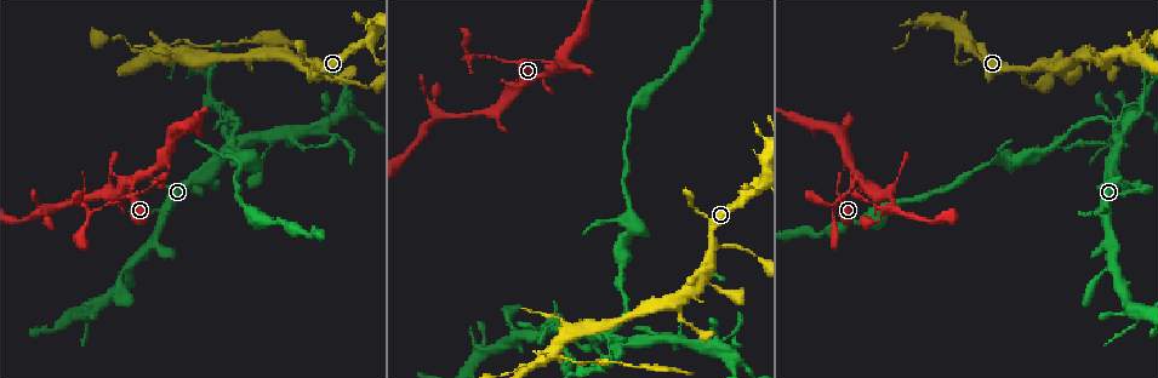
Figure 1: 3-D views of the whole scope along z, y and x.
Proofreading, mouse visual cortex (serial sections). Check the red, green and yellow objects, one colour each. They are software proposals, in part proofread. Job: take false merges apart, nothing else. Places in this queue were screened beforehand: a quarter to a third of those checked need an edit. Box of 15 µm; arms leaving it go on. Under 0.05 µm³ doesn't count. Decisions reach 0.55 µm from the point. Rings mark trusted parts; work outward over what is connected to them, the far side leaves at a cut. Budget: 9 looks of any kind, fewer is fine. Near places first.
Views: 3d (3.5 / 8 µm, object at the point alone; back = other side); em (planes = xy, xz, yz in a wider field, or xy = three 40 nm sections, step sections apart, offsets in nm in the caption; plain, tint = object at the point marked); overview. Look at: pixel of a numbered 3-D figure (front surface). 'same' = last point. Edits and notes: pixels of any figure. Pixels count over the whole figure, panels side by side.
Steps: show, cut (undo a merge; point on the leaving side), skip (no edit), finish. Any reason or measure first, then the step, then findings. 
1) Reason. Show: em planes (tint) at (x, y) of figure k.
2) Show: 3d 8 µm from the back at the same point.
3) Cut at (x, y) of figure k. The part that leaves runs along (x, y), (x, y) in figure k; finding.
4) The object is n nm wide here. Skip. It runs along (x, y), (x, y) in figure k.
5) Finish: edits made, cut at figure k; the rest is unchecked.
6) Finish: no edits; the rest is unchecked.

Show: 3d 3.5 µm at (1022, 70) of figure 1.

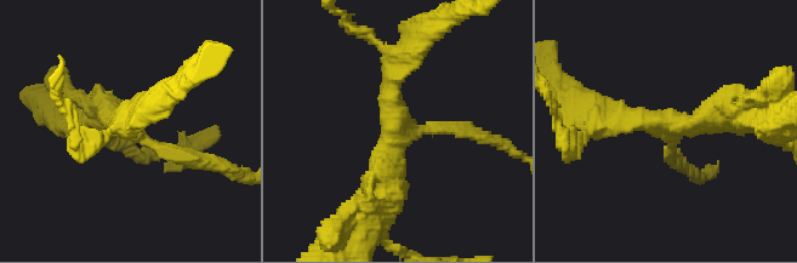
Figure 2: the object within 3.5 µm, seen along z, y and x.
3 arms meet here; the arms are 150, 250, 350 nm wide. Show: em xy step 1 (tint) at (396, 122) of figure 2.

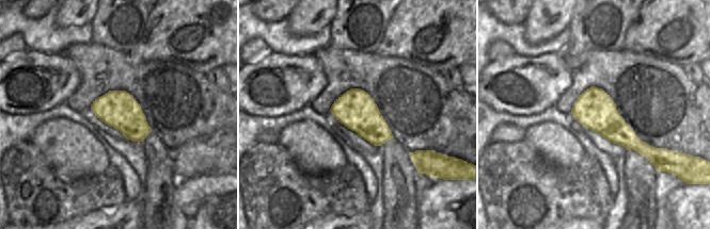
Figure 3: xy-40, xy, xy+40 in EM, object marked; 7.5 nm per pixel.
Show: em xy step 2 (tint) at the same point.

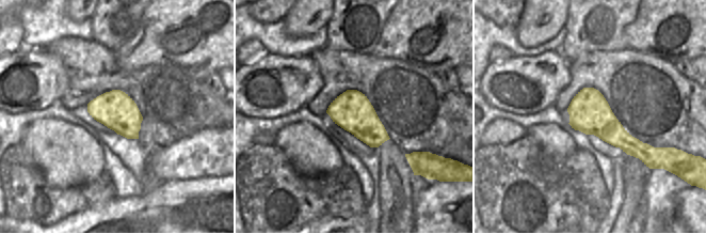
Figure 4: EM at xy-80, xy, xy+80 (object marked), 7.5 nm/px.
Skip. It runs along (413, 46), (391, 76), (387, 198) in figure 2; continuous, no second cell.

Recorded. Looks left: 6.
Show: 3d 3.5 µm from the back at (137, 178) of figure 1.

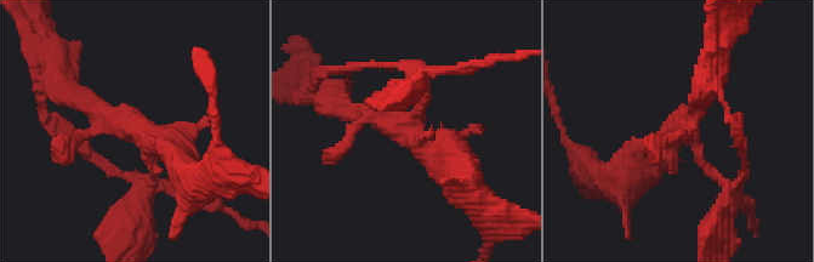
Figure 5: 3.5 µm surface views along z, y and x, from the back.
Show: em xy step 2 (tint) at (141, 131) of figure 5.

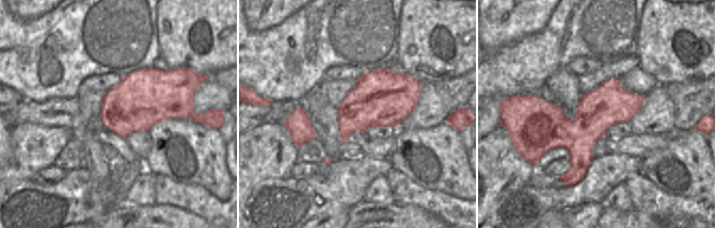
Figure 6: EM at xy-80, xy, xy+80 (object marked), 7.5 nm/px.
Skip. It runs along (419, 79), (415, 138), (455, 176) in figure 5; all the same cell.

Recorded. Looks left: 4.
Calibre changes. Show: 3d 3.5 µm at (484, 56) of figure 1.

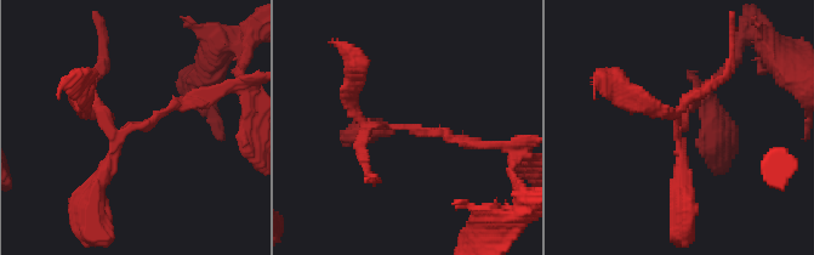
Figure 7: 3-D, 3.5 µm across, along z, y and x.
Skip. All the same cell.

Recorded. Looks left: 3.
Show: 3d 3.5 µm at (552, 353) of figure 1.

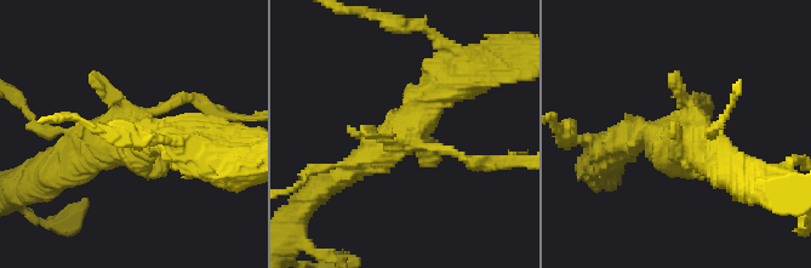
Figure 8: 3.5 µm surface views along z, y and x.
Shape alone is not enough. Show: em xy step 3 (tint) at (414, 136) of figure 8.

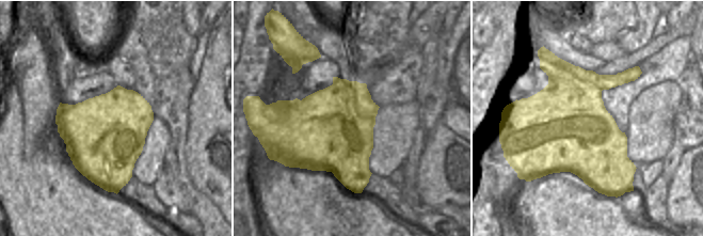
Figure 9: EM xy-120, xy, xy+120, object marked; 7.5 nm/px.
Show: em xy step 1 (tint) at the same point.

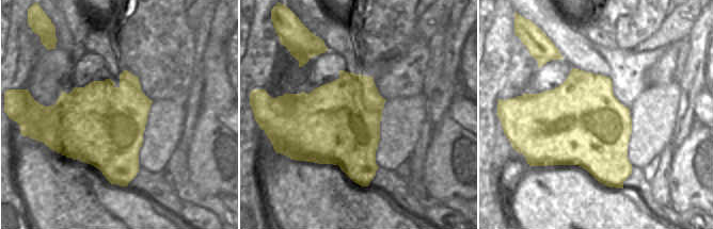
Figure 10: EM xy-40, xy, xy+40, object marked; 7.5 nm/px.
Cut at (198, 103) of figure 8. The part that leaves runs along (160, 110), (193, 100), (249, 118) in figure 8; two cells meet here.

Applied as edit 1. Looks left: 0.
Finish: edits made, cut at figure 8; the rest is unchecked.

